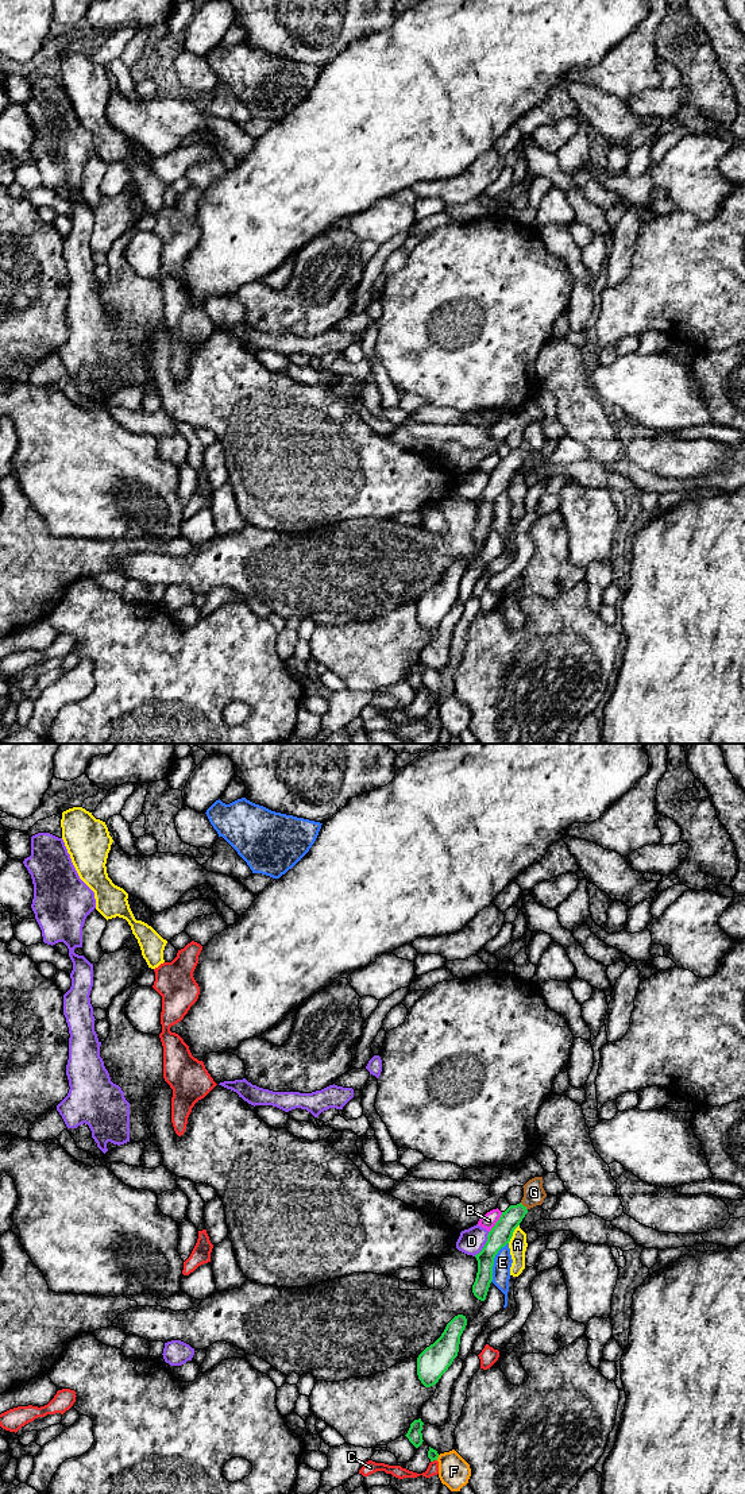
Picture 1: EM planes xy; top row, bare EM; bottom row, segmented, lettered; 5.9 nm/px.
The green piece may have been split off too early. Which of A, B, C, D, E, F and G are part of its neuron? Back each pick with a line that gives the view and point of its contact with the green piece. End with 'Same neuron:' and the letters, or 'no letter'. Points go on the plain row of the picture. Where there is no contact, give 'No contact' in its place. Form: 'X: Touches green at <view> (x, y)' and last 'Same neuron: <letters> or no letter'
G: Touches green at xy (524, 451)
Same neuron: G

